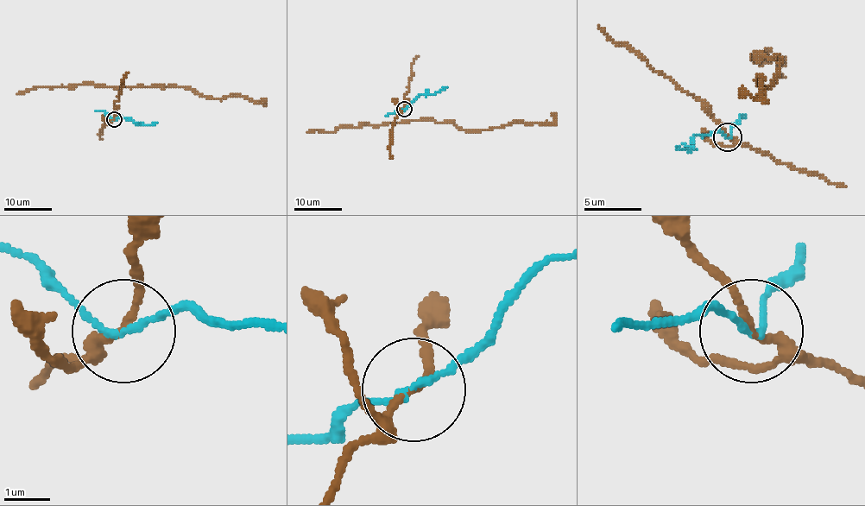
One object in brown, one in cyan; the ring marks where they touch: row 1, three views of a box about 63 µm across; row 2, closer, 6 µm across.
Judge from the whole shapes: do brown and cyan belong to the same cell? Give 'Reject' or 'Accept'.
Reject

